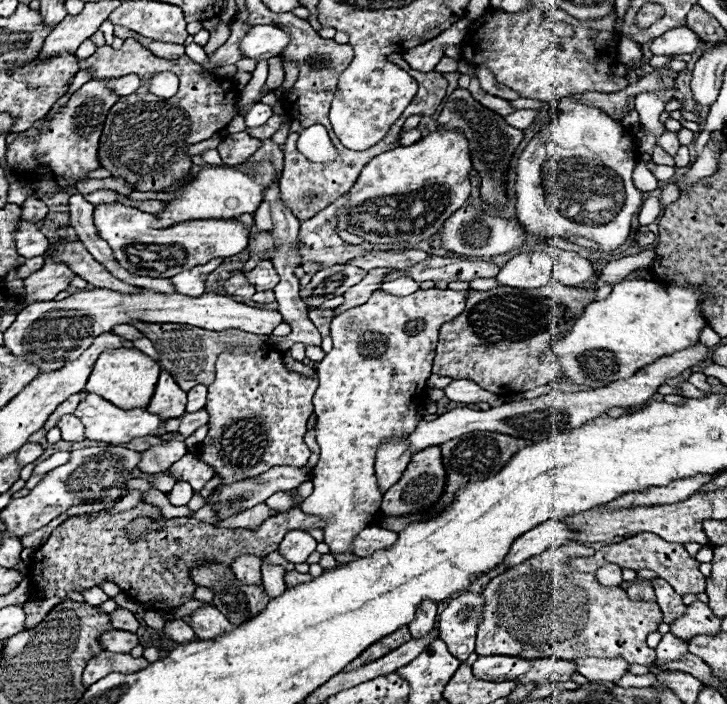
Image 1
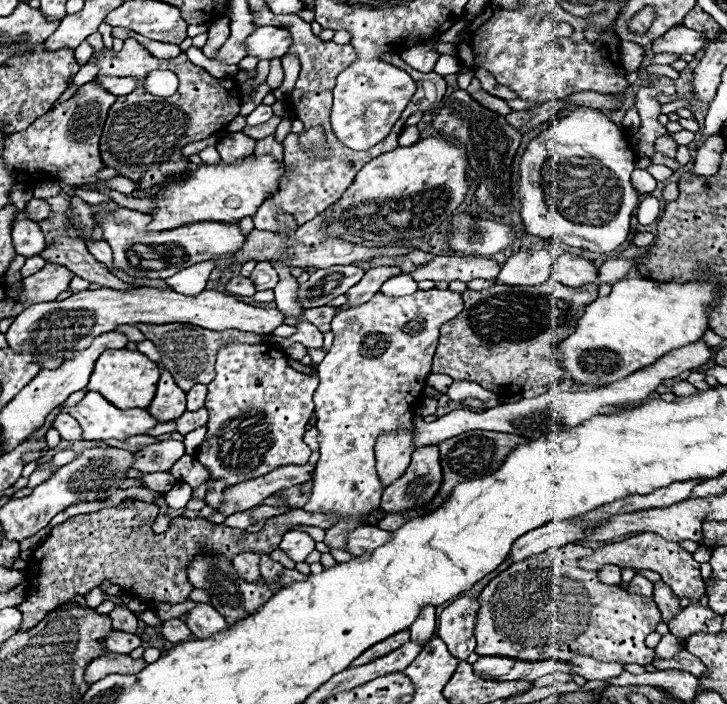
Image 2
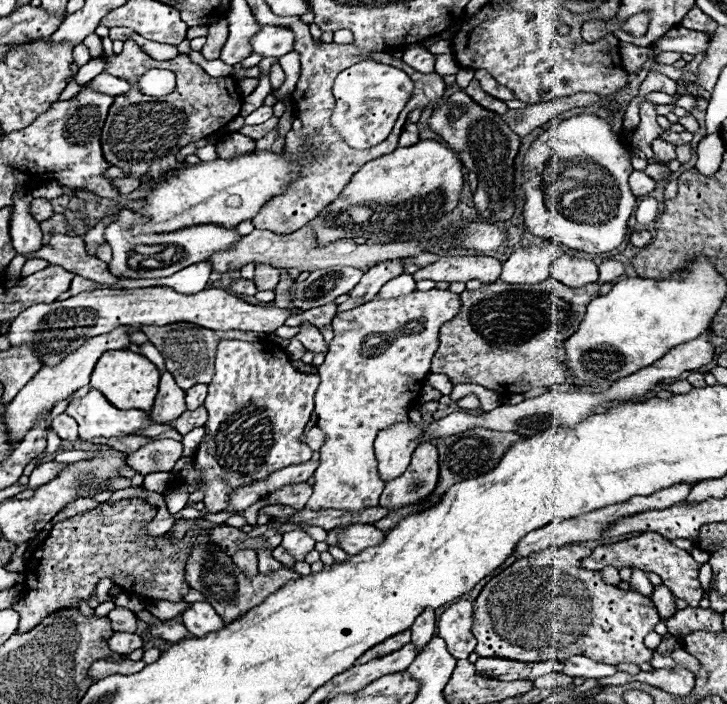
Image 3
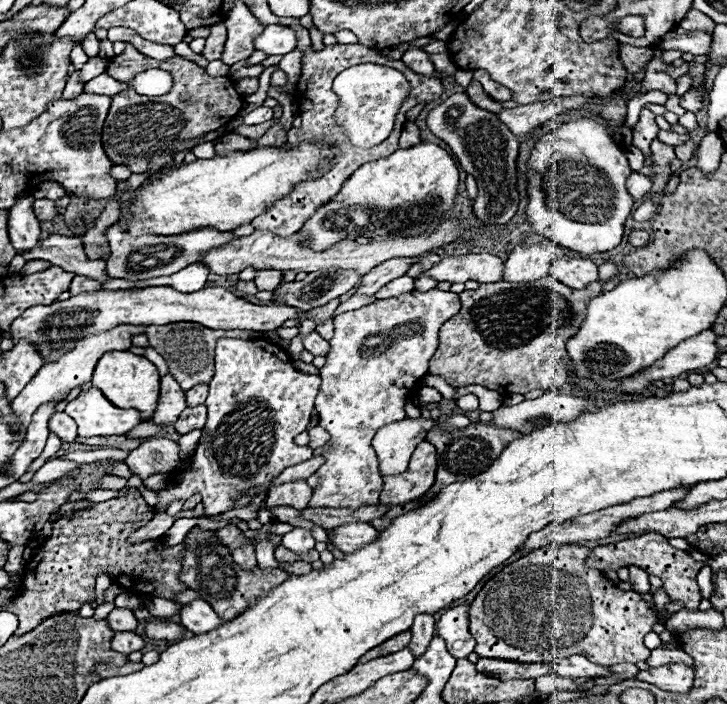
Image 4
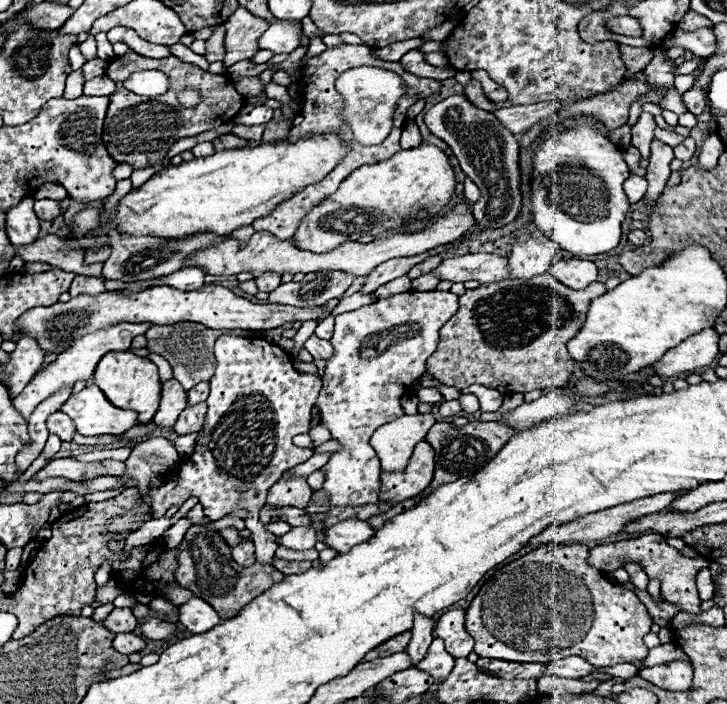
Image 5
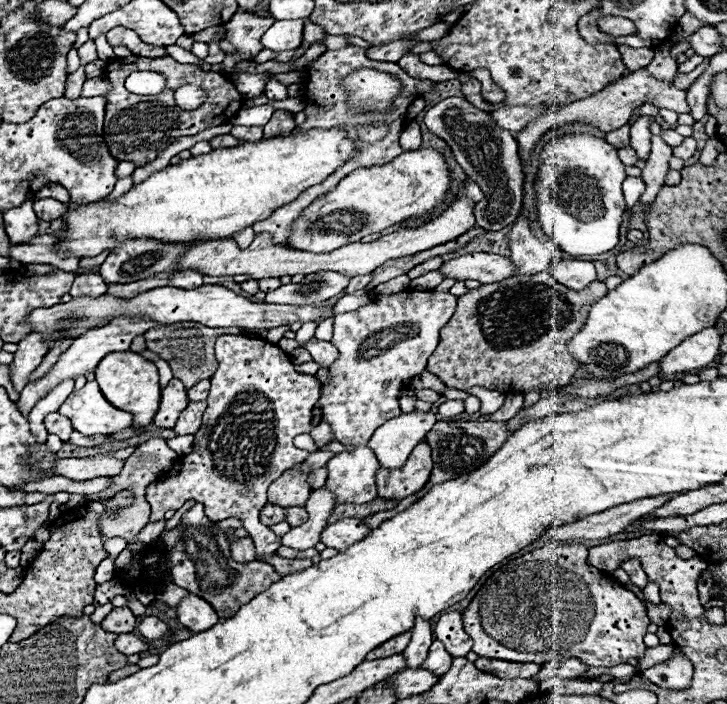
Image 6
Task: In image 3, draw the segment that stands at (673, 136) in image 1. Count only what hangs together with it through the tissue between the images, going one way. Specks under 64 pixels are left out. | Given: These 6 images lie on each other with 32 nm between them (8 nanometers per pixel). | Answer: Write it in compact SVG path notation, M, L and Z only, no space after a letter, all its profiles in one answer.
M656 138L656 142L652 144L652 150L654 150L654 154L656 154L662 162L676 158L676 146L670 144L670 142L666 142L666 140L662 140L662 138Z

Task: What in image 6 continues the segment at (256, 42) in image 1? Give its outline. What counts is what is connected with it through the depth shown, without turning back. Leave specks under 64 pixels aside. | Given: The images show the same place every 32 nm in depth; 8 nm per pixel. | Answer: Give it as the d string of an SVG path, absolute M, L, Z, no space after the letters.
M276 20L260 38L262 48L274 52L296 50L302 42L302 28L304 20Z

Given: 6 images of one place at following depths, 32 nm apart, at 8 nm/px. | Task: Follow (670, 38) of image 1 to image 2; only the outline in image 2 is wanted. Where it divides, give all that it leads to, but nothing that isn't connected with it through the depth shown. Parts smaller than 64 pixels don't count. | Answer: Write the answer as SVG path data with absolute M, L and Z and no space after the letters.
M676 26L668 30L664 36L652 42L654 54L696 54L706 48L706 40L700 32L686 30L686 26Z

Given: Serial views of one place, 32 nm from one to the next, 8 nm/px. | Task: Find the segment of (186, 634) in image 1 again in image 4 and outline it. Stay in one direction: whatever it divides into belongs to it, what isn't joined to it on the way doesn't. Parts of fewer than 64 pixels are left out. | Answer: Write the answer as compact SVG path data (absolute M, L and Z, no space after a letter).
M150 620L146 622L146 636L154 638L154 640L168 640L168 642L176 642L182 640L186 636L186 628L182 624L170 622L170 620Z

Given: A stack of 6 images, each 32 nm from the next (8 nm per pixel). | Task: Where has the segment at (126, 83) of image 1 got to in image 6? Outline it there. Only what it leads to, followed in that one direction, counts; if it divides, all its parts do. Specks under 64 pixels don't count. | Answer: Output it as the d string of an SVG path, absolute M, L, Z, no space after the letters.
M90 78L84 82L82 96L104 96L112 90L112 82L106 78Z

